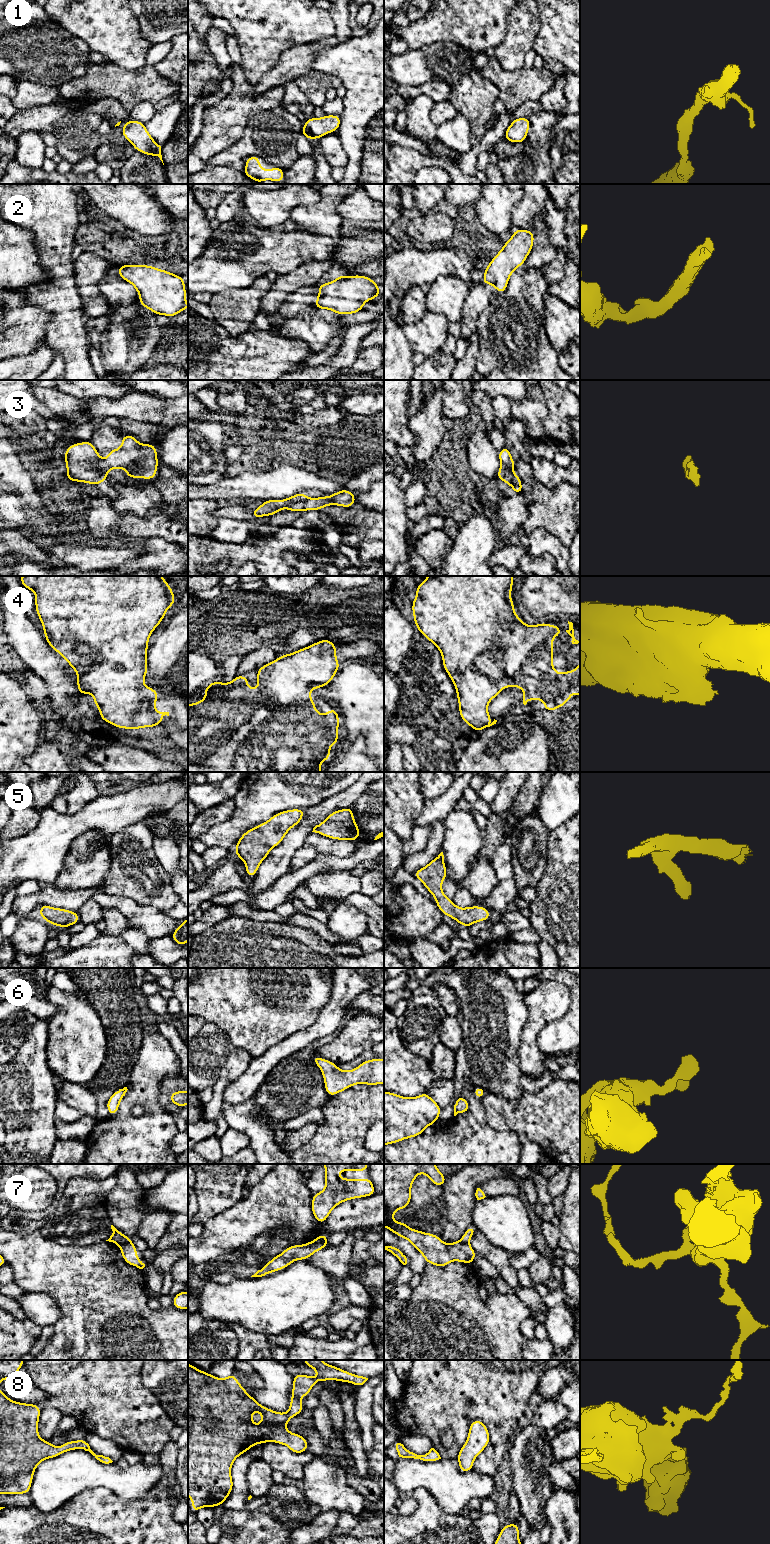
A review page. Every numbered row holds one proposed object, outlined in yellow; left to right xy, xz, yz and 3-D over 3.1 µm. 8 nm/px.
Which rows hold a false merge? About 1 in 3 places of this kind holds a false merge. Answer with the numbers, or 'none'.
3, 7

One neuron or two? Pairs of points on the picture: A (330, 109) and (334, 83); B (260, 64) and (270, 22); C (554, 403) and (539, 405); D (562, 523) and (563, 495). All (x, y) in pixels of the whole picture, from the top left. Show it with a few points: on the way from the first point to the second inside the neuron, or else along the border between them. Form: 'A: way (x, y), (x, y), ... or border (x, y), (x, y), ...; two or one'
A: border (325, 100), (321, 106); two
B: way (260, 54), (264, 32); one
C: border (542, 390), (547, 406); two
D: way (562, 516), (562, 502); one

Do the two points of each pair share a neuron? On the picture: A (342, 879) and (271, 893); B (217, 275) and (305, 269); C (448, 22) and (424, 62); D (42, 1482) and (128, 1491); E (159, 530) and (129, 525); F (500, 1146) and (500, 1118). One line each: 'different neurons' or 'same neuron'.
A: different neurons
B: different neurons
C: different neurons
D: same neuron
E: same neuron
F: different neurons

